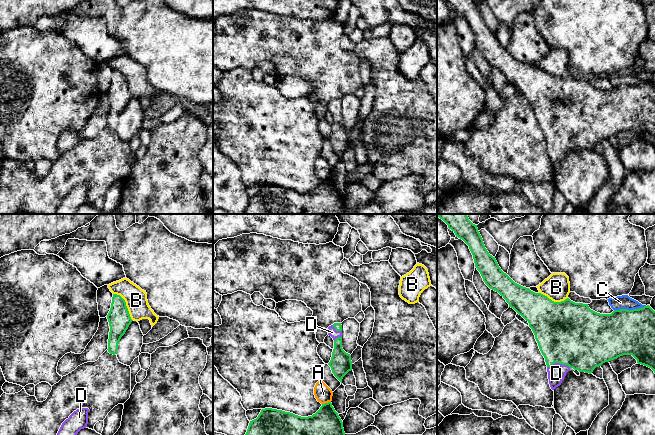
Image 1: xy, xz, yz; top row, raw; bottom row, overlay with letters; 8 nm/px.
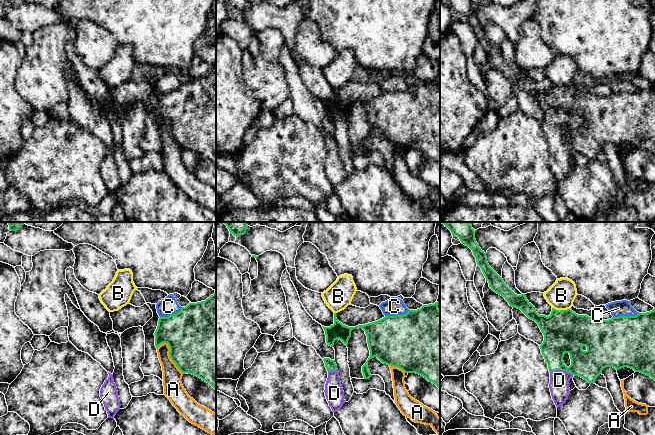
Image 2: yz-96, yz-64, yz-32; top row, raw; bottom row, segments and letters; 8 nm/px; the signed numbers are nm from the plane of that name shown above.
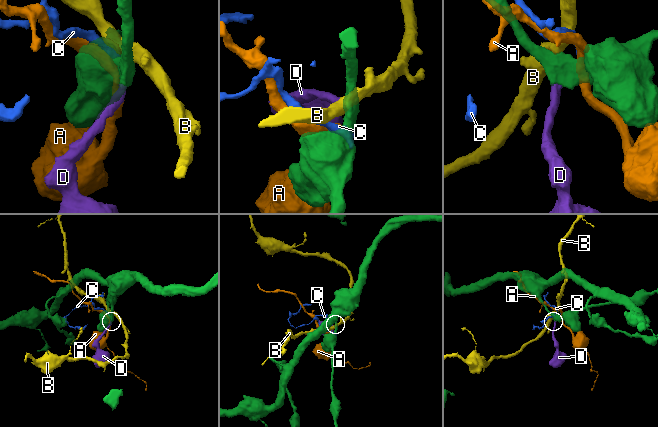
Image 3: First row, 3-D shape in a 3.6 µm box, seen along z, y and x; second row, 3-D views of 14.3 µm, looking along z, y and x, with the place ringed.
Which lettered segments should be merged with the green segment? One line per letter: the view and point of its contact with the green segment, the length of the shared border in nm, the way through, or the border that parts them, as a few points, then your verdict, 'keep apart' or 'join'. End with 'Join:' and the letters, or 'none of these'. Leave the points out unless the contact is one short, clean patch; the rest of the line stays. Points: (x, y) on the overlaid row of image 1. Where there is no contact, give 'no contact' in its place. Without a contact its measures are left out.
A: meets green in xz at (326, 403); contact 80 nm long; keep apart
B: meets green in xy at (125, 305); contact 280 nm long; border along xy (113, 293), (118, 294), (124, 300), (132, 320); keep apart
C: meets green in yz at (629, 310); contact 260 nm long; border along yz (645, 305), (639, 308), (614, 310); keep apart
D: meets green in yz at (559, 362); contact 190 nm long; runs through yz (569, 333), (559, 357), (559, 362), (556, 373); join
Join: D

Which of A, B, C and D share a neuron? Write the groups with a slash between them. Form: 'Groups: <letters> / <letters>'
Groups: A / B / C / D

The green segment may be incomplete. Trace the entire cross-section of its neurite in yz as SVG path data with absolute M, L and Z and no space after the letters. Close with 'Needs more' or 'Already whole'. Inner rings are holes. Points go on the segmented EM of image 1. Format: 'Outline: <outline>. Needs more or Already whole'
Outline: M437 214L437 216L448 225L448 228L455 233L456 237L462 239L469 246L475 267L480 272L485 284L498 292L509 304L509 307L513 308L529 323L539 349L545 358L552 390L561 385L566 373L571 368L591 374L596 367L623 355L632 355L638 364L651 368L655 373L655 311L649 305L639 309L620 309L614 310L611 314L600 314L591 310L588 304L575 303L569 298L561 302L554 302L541 293L535 293L529 288L515 283L501 270L495 257L490 255L485 248L477 225L469 220L467 214Z. Needs more

